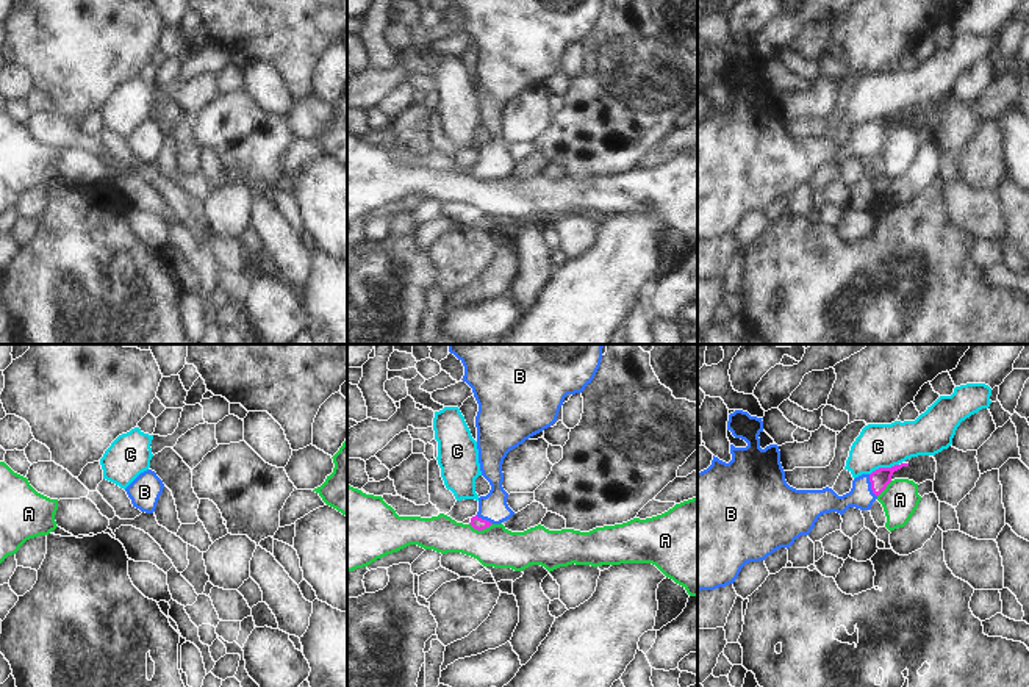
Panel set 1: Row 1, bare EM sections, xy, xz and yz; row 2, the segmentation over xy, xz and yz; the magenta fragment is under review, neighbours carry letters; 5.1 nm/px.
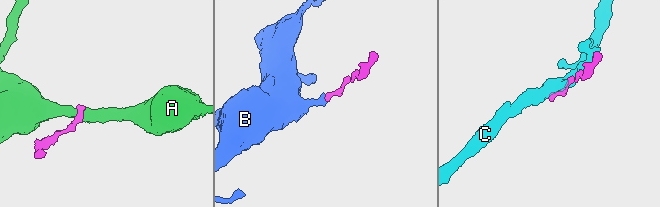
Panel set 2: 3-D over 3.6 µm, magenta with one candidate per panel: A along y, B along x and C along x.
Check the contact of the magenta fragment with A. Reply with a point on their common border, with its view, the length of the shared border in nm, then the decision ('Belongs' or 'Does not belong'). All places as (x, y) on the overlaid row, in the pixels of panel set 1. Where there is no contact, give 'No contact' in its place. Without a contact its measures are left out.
Touches magenta at xz (480, 529). Shared border 120 nm. Does not belong.

